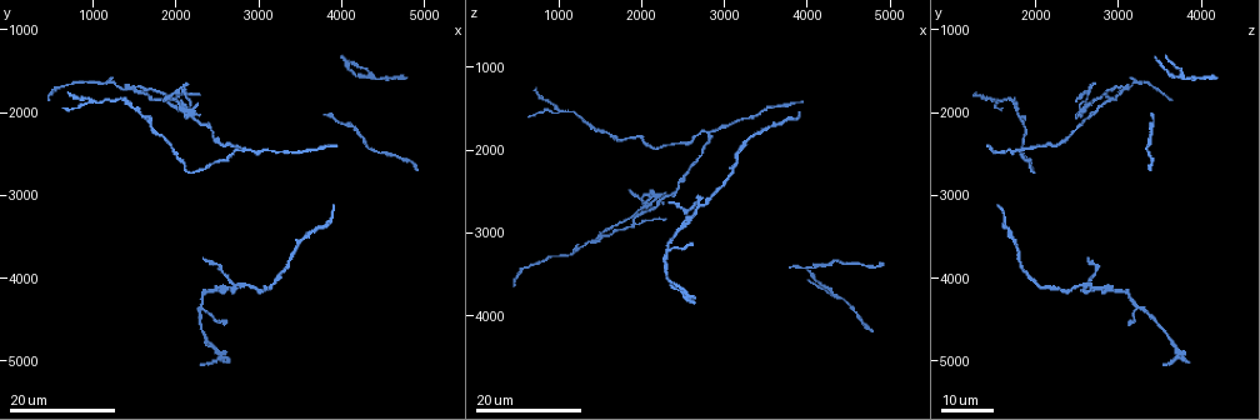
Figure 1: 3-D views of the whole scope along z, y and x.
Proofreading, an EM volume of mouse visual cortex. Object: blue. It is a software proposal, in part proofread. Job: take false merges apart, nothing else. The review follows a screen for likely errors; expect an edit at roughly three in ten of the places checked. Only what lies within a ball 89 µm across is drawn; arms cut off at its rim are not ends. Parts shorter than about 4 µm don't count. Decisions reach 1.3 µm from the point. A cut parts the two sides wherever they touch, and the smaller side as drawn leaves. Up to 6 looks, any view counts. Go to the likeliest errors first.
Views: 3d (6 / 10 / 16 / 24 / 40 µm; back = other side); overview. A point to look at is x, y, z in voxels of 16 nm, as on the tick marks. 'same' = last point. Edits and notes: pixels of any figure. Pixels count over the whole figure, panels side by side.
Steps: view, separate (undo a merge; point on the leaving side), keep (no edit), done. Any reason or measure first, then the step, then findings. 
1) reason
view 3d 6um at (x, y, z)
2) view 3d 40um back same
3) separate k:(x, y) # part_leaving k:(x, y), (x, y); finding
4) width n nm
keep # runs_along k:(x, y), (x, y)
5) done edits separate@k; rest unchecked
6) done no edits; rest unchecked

a fork
view 3d 24um at (1000, 1850, 1500)

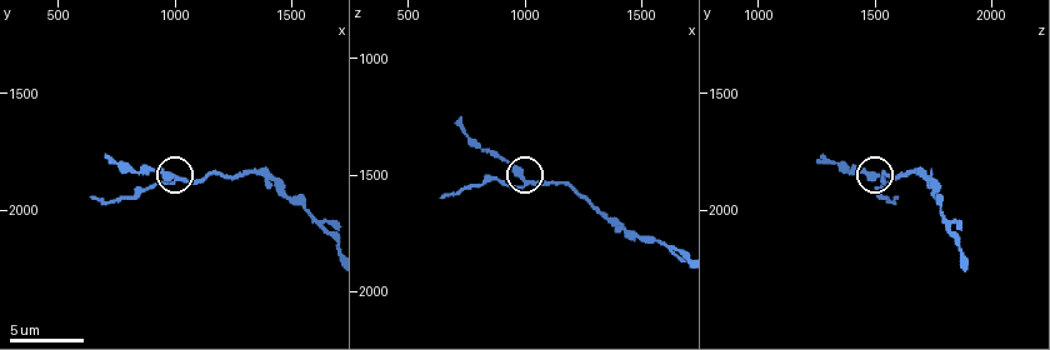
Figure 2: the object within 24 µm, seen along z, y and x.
zoom in
view 3d 10um at (990, 1870, 1530)

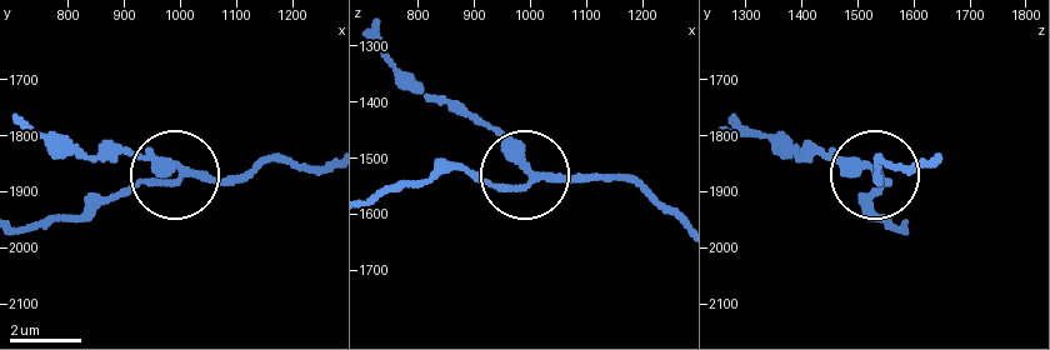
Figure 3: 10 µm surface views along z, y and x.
arms 3
keep # runs_along 3:(325, 161), (261, 164), (208, 183), (113, 155); one neuron here

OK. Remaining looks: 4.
thin arm on a thick one
view 3d 16um at (4350, 1550, 3800)

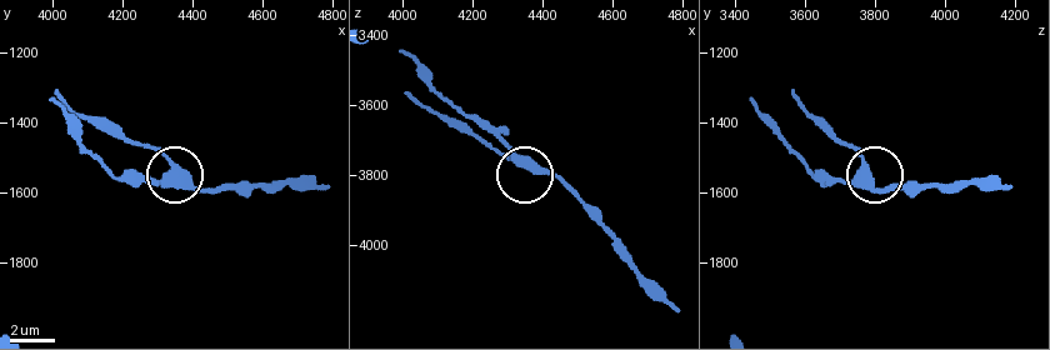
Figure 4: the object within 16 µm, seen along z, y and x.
view 3d 10um at (4350, 1530, 3770)

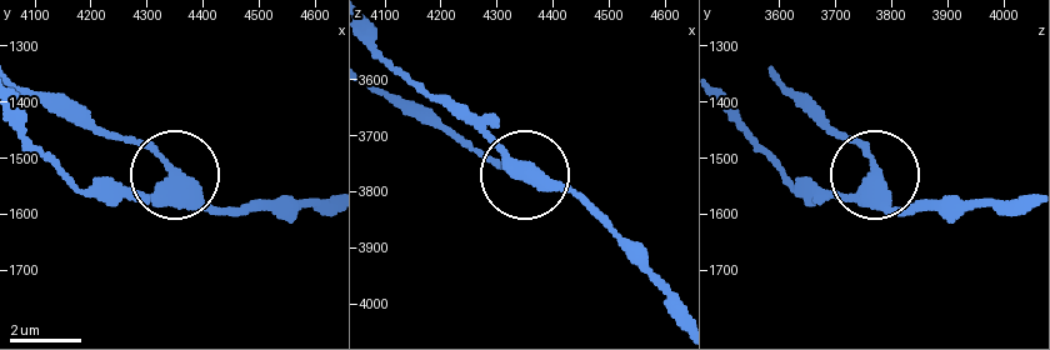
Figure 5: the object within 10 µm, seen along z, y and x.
width 300 nm
keep # all the same neuron

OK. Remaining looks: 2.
three arms meet
view 3d 24um at (2300, 4350, 3250)

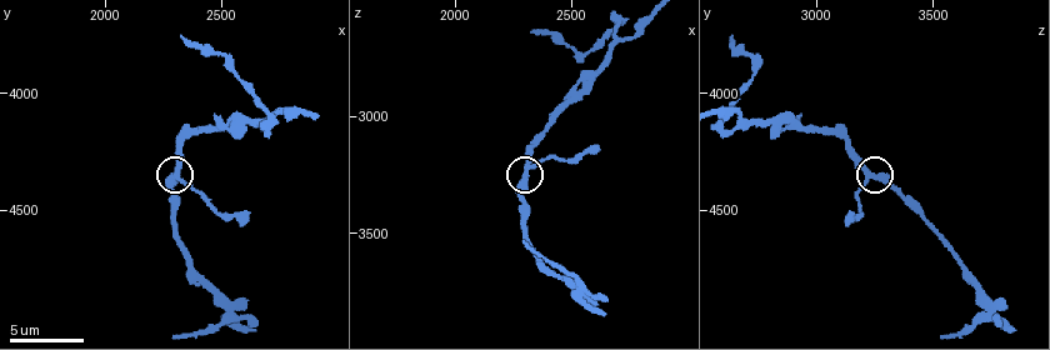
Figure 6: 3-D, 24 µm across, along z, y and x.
view 3d 6um at (2300, 4360, 3230)

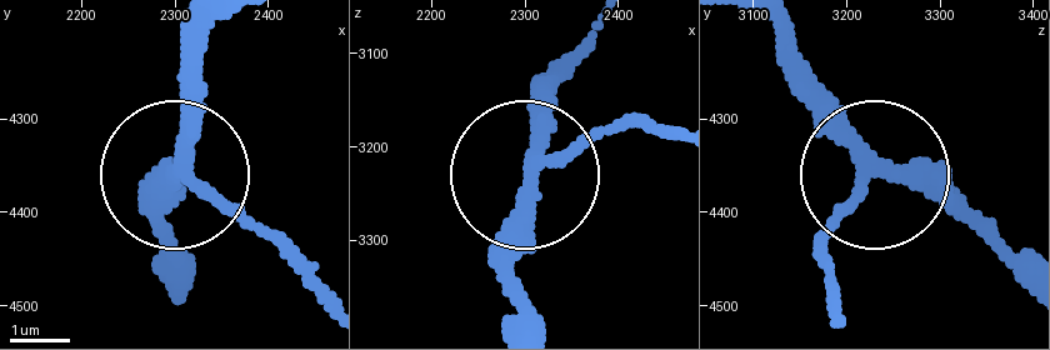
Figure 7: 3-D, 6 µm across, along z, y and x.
arms 3
keep # runs_along 7:(774, 29), (804, 104), (874, 174), (824, 248); all the same neuron

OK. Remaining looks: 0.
done no edits; rest unchecked

